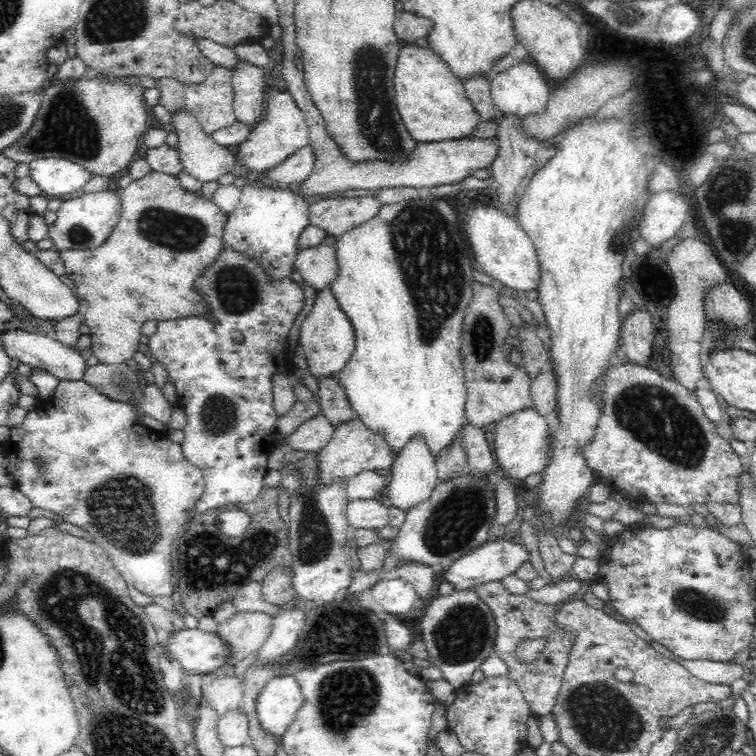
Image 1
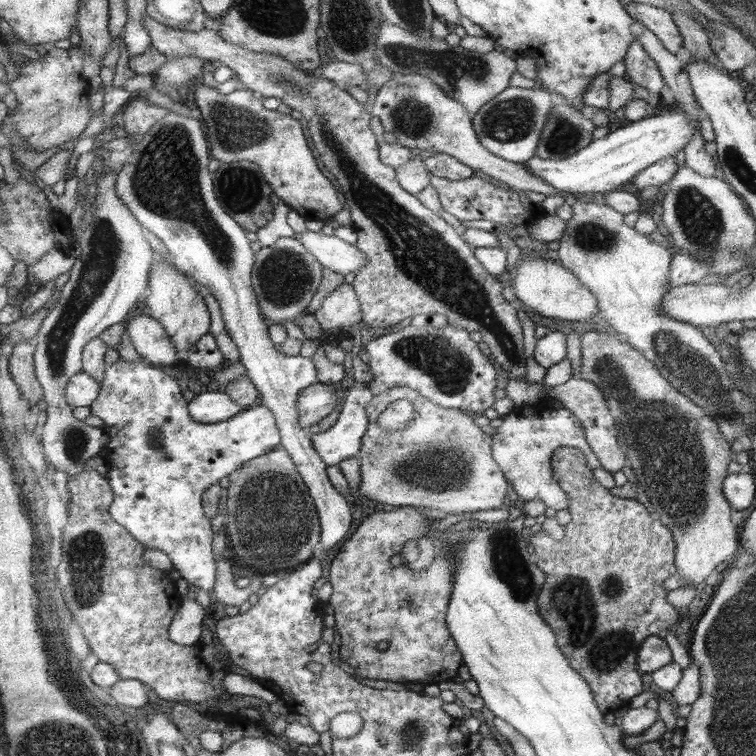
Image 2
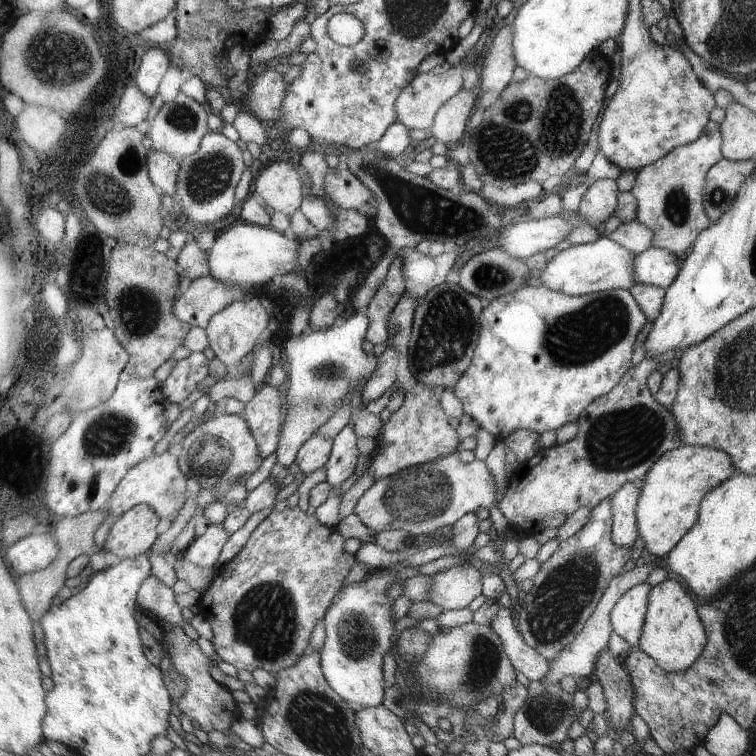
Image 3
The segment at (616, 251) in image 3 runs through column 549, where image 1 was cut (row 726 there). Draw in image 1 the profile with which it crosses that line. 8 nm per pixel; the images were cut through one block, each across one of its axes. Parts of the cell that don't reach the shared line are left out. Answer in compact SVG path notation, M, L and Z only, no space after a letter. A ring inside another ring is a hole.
M280 676L270 680L256 696L256 716L260 728L280 740L302 704L302 688L294 676Z

